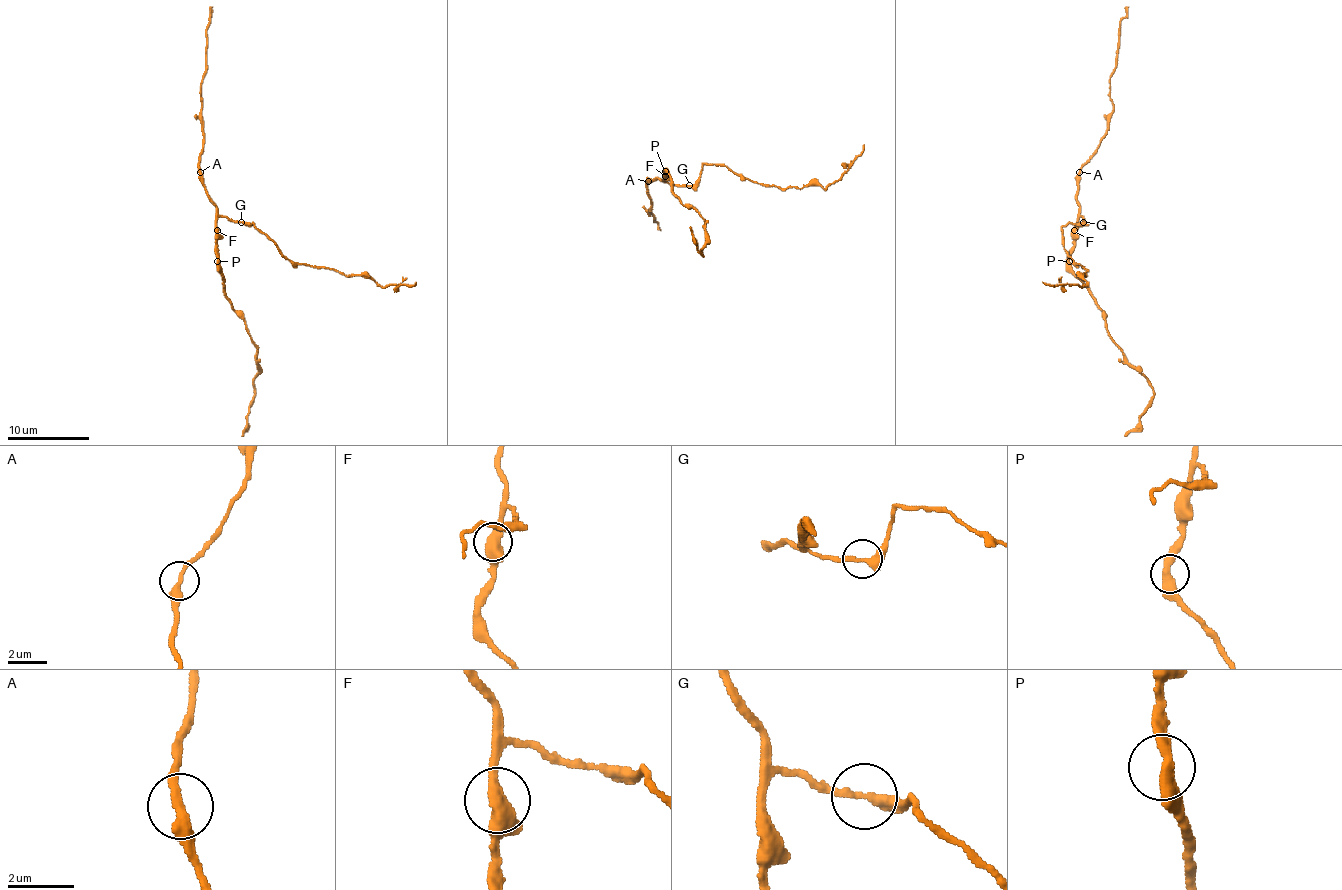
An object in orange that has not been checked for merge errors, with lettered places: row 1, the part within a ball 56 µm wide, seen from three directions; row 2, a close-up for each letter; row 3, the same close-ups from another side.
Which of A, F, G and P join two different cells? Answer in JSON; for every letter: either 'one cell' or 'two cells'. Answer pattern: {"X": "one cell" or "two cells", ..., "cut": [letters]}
{"A": "one cell", "F": "one cell", "G": "one cell", "P": "one cell", "cut": []}

